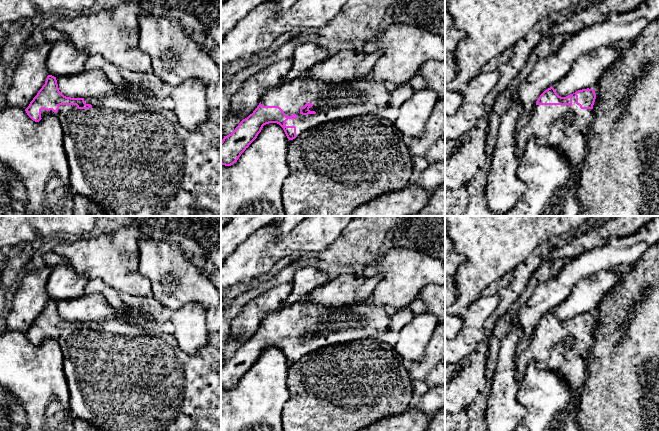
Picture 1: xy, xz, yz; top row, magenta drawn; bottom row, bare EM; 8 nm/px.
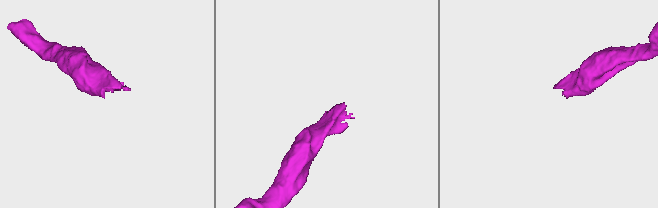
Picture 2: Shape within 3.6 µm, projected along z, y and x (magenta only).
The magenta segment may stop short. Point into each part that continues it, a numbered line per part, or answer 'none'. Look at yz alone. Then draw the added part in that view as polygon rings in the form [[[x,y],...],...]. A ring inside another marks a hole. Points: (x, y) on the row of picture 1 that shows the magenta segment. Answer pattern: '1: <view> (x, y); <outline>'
1: yz (558, 126); [[[572,96],[572,106],[569,105],[535,105],[526,126],[517,133],[517,154],[523,154],[530,136],[535,136],[541,146],[558,148],[575,166],[581,166],[587,152],[588,131],[593,120],[592,109],[581,109],[576,104],[576,96]]]

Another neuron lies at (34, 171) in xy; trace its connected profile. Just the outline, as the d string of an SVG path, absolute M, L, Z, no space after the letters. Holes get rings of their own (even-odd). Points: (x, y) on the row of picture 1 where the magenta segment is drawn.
M6 106L0 112L0 216L73 216L74 197L58 118L47 115L35 122L24 109Z

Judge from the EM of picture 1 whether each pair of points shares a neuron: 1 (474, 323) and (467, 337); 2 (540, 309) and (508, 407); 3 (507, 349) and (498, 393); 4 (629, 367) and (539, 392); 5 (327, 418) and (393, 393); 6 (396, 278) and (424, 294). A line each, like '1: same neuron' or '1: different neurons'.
1: same neuron
2: different neurons
3: same neuron
4: different neurons
5: same neuron
6: different neurons

